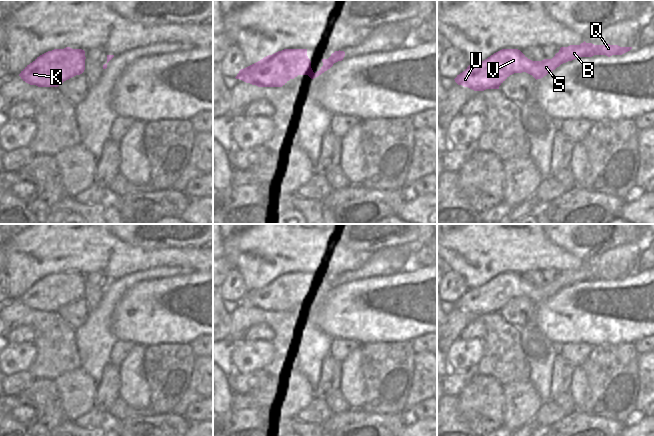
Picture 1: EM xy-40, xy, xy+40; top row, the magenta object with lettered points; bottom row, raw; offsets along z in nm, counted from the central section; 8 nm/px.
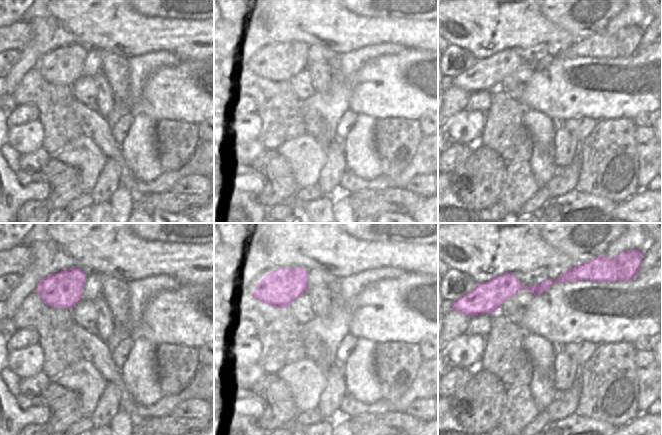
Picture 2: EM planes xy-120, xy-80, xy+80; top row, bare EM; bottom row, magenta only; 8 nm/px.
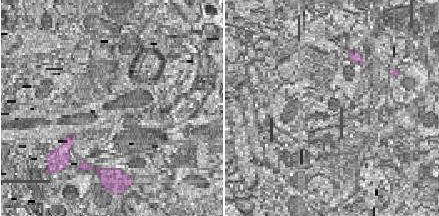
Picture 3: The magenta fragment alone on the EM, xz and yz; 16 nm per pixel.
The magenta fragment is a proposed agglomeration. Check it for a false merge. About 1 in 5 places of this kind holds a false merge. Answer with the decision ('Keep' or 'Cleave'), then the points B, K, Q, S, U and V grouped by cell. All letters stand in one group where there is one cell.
Keep. Groups: B K Q S U V

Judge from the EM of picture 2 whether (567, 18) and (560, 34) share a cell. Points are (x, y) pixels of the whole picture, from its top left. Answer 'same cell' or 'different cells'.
different cells

